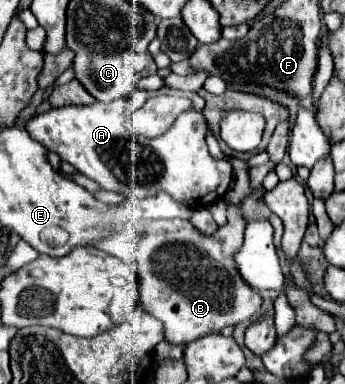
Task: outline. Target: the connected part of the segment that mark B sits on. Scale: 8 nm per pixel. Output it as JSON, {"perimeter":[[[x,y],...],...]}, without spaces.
{"perimeter":[[[226,200],[226,208],[228,222],[212,236],[202,236],[188,220],[146,220],[136,226],[126,224],[120,232],[94,244],[94,248],[116,256],[136,272],[140,302],[152,316],[164,322],[164,336],[172,344],[188,344],[224,326],[250,322],[260,310],[260,294],[240,282],[232,262],[246,222],[236,204]]]}

